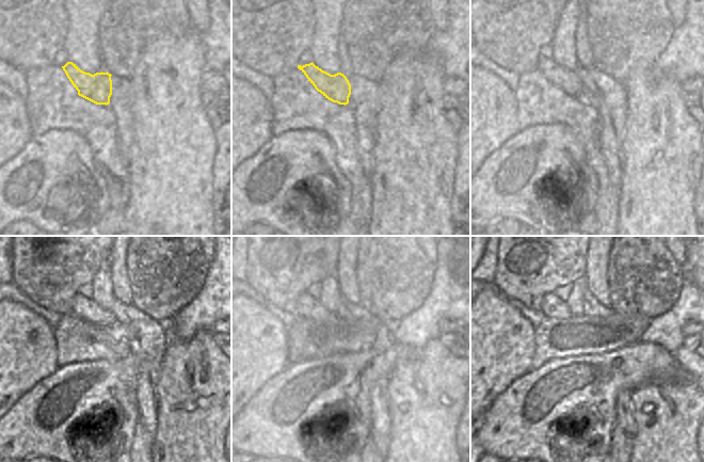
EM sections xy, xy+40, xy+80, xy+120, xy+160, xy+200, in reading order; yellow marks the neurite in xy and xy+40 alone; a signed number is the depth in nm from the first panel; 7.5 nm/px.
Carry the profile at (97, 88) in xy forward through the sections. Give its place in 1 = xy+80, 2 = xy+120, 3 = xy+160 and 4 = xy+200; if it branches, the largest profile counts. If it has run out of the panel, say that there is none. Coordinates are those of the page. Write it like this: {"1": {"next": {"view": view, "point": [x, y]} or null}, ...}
{"1": {"next": {"view": "xy+80", "point": [566, 80]}}, "2": {"next": {"view": "xy+120", "point": [68, 306]}}, "3": {"next": {"view": "xy+160", "point": [308, 306]}}, "4": {"next": {"view": "xy+200", "point": [559, 304]}}}

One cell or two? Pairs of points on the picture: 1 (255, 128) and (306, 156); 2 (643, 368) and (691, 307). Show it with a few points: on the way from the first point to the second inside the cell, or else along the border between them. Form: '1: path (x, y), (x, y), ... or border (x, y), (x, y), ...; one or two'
1: border (272, 137), (254, 155); two
2: border (639, 340), (658, 344), (672, 354); two

